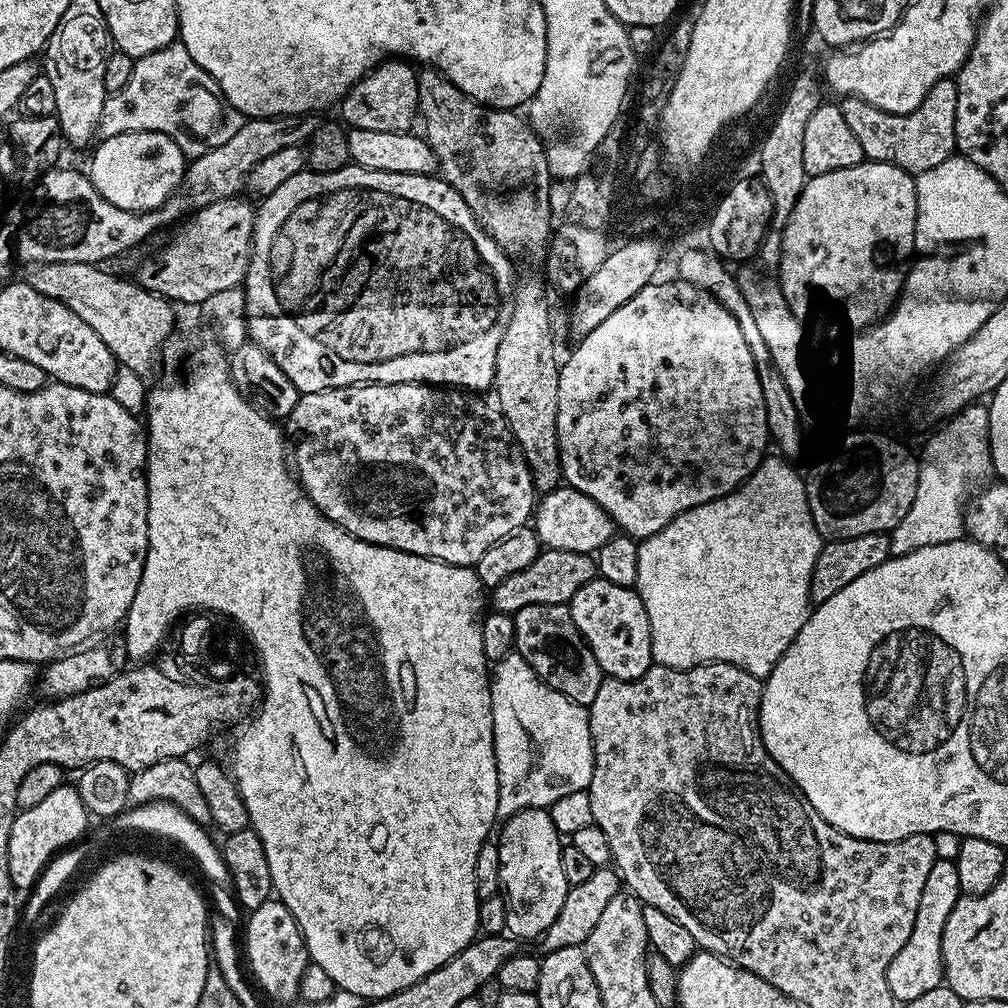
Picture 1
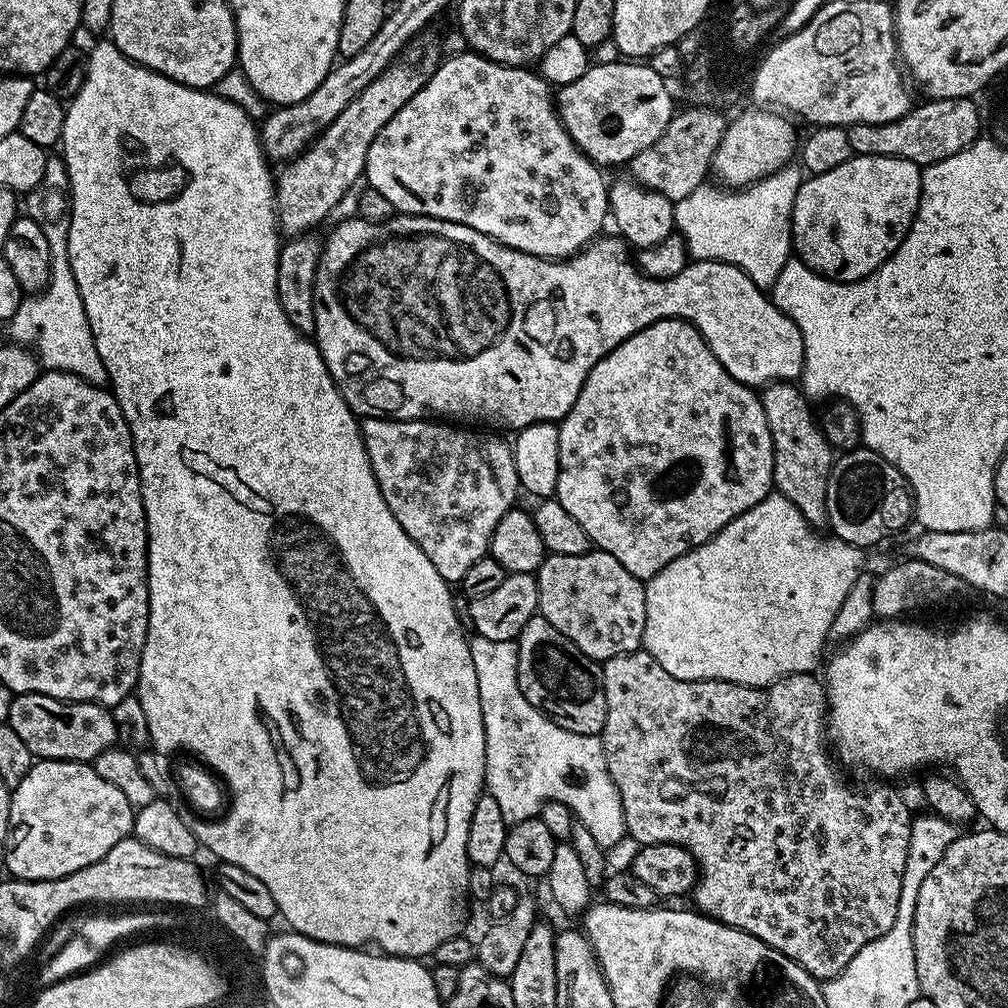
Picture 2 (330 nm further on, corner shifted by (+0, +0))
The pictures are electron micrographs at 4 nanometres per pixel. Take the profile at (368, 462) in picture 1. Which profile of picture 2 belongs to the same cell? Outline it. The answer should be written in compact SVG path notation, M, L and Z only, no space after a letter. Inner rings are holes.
M369 416L361 423L360 432L364 436L366 454L370 458L370 466L374 470L374 478L378 478L378 486L380 487L382 498L386 498L386 506L390 506L390 514L394 514L394 518L398 518L398 526L402 526L402 530L406 530L406 534L420 547L422 554L426 554L426 558L430 558L430 562L434 562L438 574L442 574L442 578L447 580L449 585L456 586L459 585L460 579L466 574L466 570L470 570L470 566L474 566L474 562L478 562L478 558L489 555L488 543L494 534L494 526L498 526L502 514L506 514L509 508L517 503L516 492L519 493L521 487L516 463L512 457L512 444L500 437L503 435L497 434L492 430L471 432L468 428L455 428L452 424L455 423L437 422L432 418L394 420L383 416Z

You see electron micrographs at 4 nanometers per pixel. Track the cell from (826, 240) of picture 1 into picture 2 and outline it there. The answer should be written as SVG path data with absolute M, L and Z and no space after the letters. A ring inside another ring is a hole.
M853 154L826 174L809 175L792 207L795 255L819 276L849 284L870 275L898 250L920 205L921 165L897 156Z

